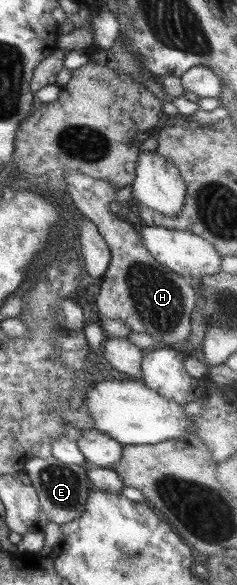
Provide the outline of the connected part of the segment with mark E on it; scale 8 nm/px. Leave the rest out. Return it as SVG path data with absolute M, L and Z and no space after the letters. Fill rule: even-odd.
M50 455L47 458L33 457L24 464L23 472L36 488L39 502L48 522L64 525L78 519L84 513L86 497L92 489L87 469L78 464L64 463Z

